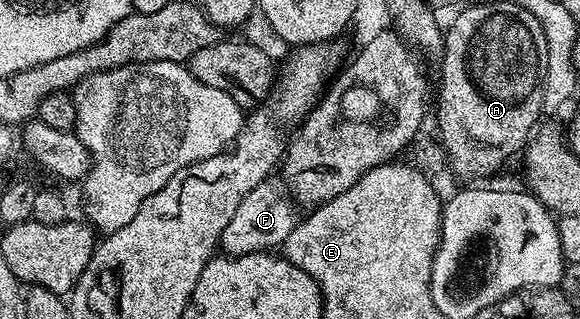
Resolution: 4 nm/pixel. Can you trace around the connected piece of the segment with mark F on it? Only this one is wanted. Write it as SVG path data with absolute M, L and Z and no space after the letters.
M269 179L258 183L242 203L238 203L238 211L234 211L234 219L226 223L226 231L222 231L219 248L225 254L241 257L244 253L262 253L283 246L286 235L294 231L298 220L297 206L294 204L283 180Z

